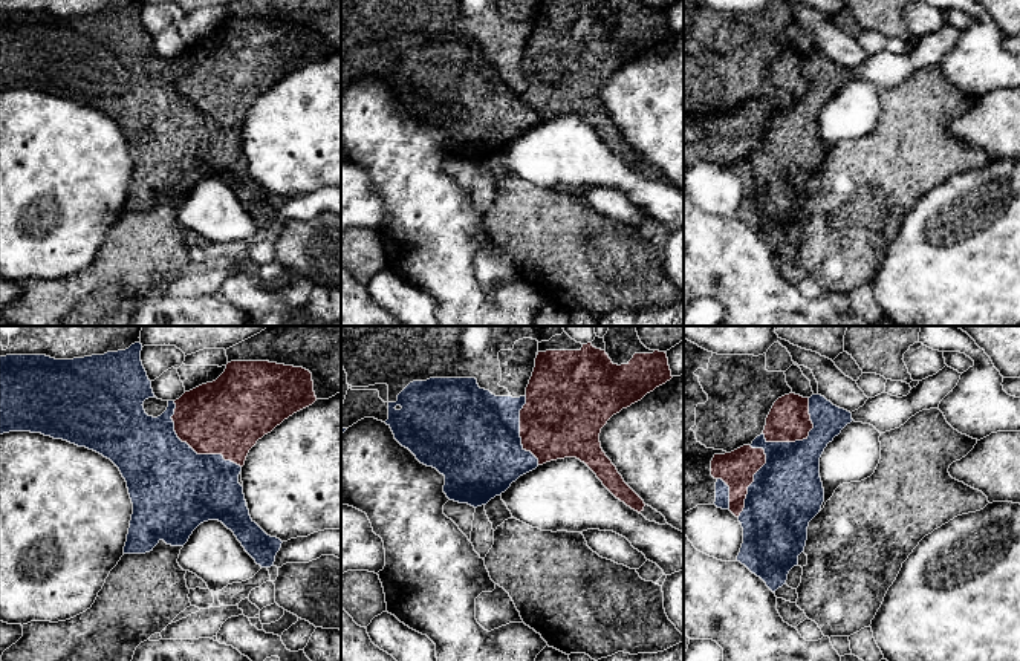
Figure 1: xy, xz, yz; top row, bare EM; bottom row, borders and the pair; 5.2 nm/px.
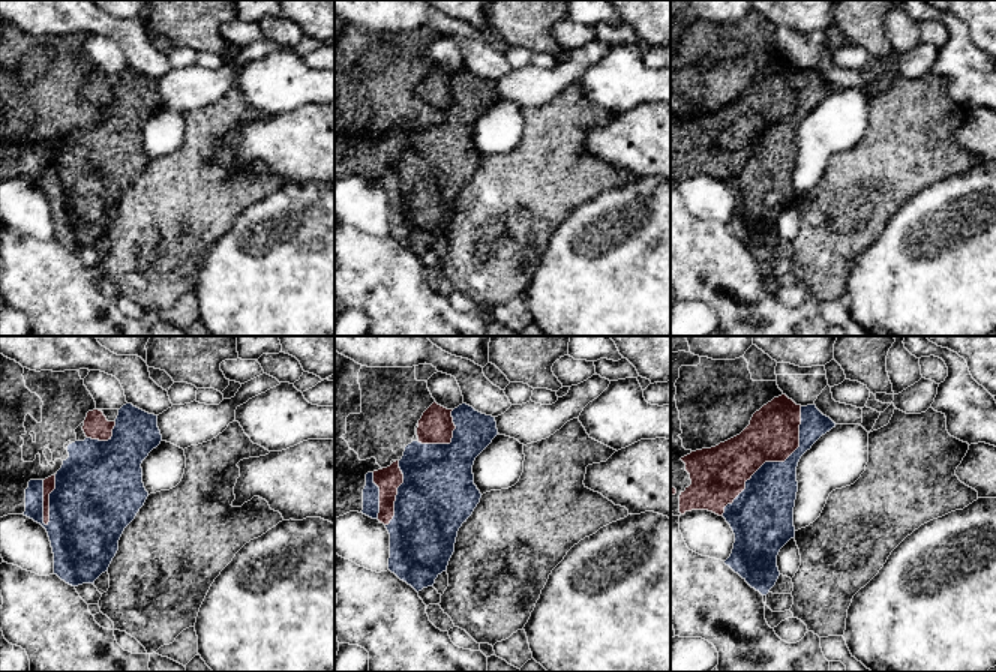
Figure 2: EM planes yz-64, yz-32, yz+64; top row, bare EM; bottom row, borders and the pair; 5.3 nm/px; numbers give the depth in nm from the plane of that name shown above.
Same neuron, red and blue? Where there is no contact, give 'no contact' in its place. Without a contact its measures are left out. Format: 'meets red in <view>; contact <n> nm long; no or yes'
meets red in xy; contact 500 nm long; yes

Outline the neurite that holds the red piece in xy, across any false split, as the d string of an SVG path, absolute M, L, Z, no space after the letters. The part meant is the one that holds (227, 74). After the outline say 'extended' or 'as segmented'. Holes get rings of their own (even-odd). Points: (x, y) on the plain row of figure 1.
M135 0L125 8L73 17L55 17L46 12L0 14L0 92L41 90L110 116L125 136L133 161L124 211L150 210L161 197L171 204L184 204L200 181L219 177L234 190L257 222L274 223L283 199L268 193L251 176L239 132L258 96L317 58L312 31L303 24L269 18L231 18L216 38L185 49L176 58L168 58L167 67L153 75L142 63L145 57L156 54L141 18L141 8L142 2Z; extended

